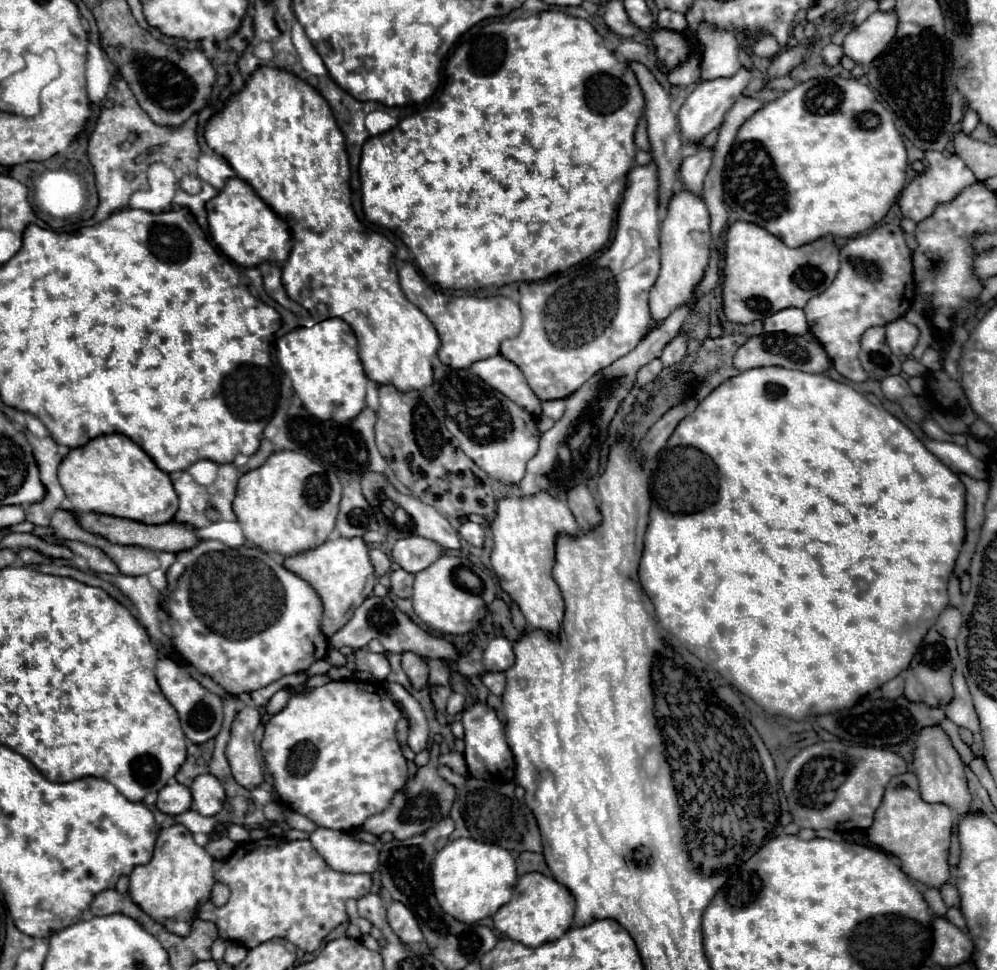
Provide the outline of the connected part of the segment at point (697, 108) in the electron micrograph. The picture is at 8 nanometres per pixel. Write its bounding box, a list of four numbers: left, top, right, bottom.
[678,68,752,144]

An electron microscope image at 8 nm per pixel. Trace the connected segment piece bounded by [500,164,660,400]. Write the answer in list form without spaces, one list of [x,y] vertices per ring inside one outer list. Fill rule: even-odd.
[[[634,166],[628,176],[628,186],[618,210],[618,228],[612,246],[592,264],[570,268],[570,274],[558,274],[552,282],[520,284],[520,308],[524,312],[524,330],[518,338],[504,340],[500,354],[514,362],[528,380],[528,386],[540,400],[566,398],[576,392],[596,372],[610,366],[618,358],[632,352],[642,340],[642,332],[650,326],[648,292],[658,278],[658,194],[656,166]]]

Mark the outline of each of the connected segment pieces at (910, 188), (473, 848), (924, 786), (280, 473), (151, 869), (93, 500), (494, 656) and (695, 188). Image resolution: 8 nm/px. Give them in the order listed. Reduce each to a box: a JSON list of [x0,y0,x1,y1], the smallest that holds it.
[[898,152,976,222],[432,838,516,924],[914,726,974,816],[234,450,342,558],[130,824,214,936],[58,434,178,524],[482,636,514,672],[680,148,712,196]]

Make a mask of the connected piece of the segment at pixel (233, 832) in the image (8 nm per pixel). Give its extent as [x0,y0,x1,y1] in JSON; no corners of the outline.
[226,824,251,844]

